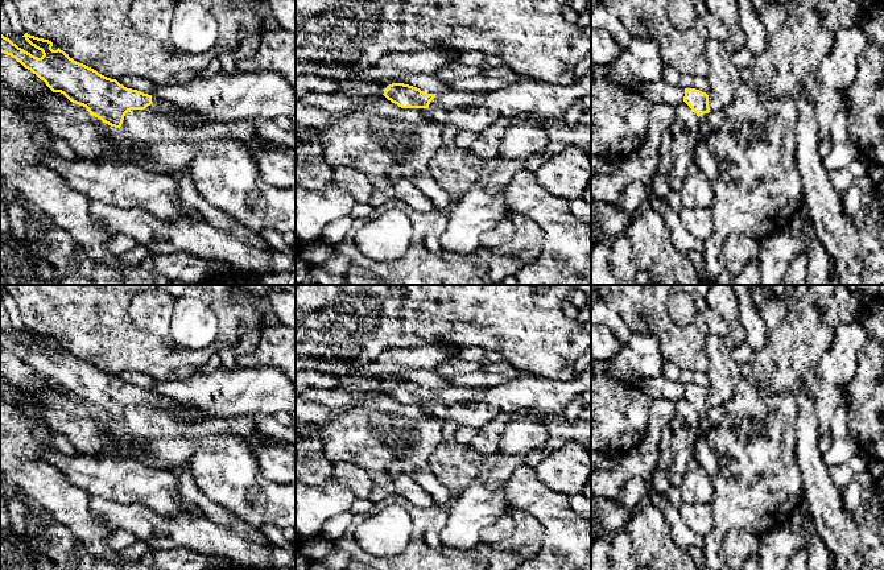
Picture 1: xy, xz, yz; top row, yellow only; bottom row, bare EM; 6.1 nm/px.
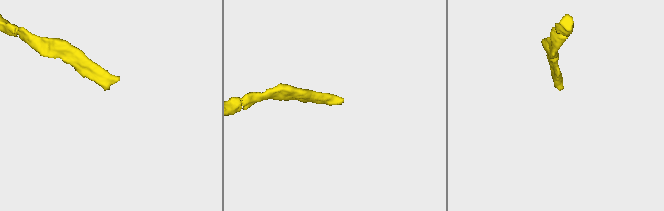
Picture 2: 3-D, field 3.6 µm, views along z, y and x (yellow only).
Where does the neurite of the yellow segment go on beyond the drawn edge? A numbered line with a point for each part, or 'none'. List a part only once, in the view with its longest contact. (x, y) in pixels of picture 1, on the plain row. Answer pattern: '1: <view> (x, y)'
1: xy (157, 404)

